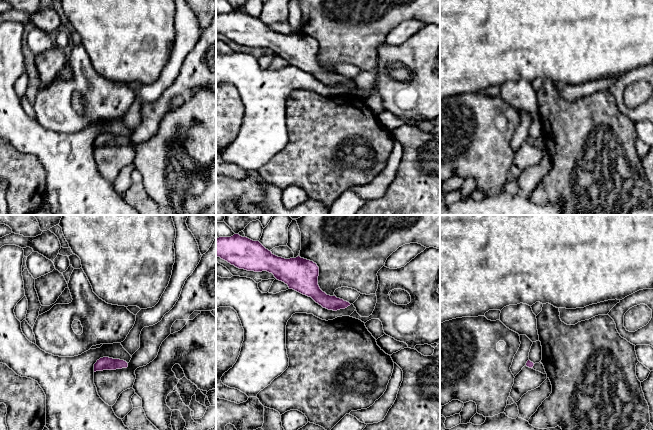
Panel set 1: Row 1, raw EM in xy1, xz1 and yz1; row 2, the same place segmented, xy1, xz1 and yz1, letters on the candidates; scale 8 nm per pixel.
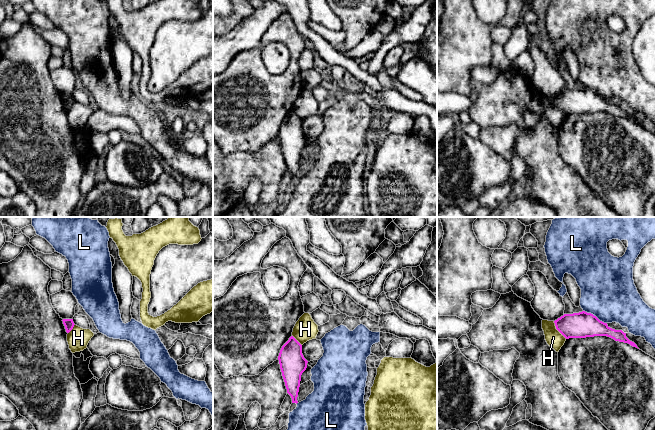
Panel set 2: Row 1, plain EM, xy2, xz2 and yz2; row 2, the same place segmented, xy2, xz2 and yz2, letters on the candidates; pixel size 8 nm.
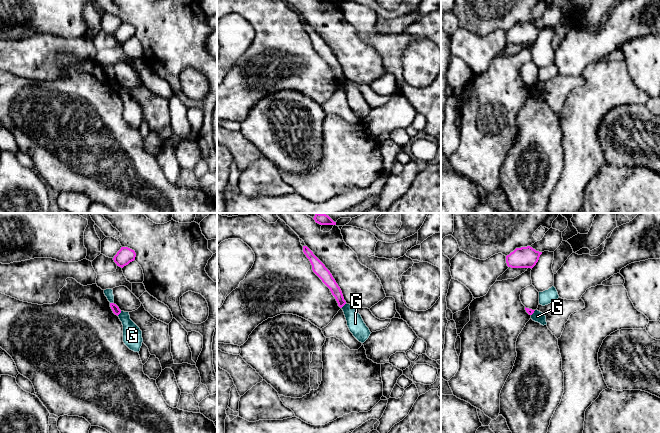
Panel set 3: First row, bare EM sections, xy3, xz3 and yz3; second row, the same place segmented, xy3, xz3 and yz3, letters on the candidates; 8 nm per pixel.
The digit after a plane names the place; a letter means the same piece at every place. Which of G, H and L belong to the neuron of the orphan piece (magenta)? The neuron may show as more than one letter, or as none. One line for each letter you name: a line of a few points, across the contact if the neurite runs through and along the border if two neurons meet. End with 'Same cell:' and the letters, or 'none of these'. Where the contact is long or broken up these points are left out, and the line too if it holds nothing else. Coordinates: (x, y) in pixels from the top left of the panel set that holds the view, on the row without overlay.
Same cell: none of these

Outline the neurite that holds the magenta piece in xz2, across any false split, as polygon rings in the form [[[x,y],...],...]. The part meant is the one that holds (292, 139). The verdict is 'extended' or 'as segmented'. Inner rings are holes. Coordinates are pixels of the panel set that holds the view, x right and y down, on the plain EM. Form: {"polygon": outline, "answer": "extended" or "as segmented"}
{"polygon": [[[291,112],[282,122],[278,136],[287,169],[291,172],[292,179],[297,180],[301,151],[308,139],[302,130],[302,121]]], "answer": "as segmented"}

